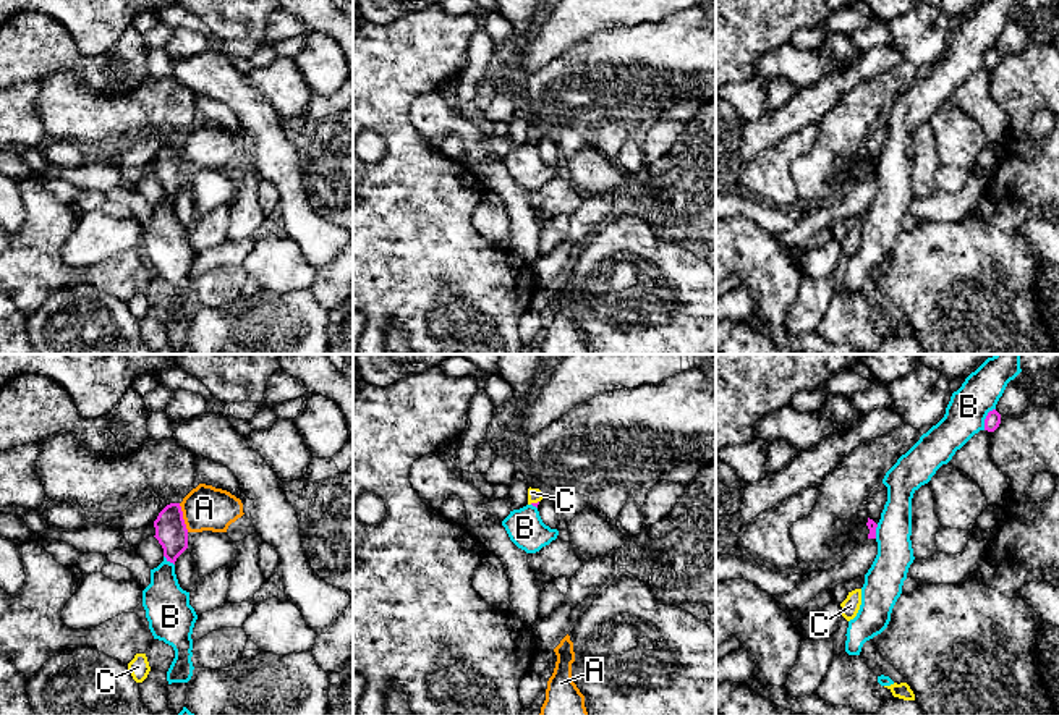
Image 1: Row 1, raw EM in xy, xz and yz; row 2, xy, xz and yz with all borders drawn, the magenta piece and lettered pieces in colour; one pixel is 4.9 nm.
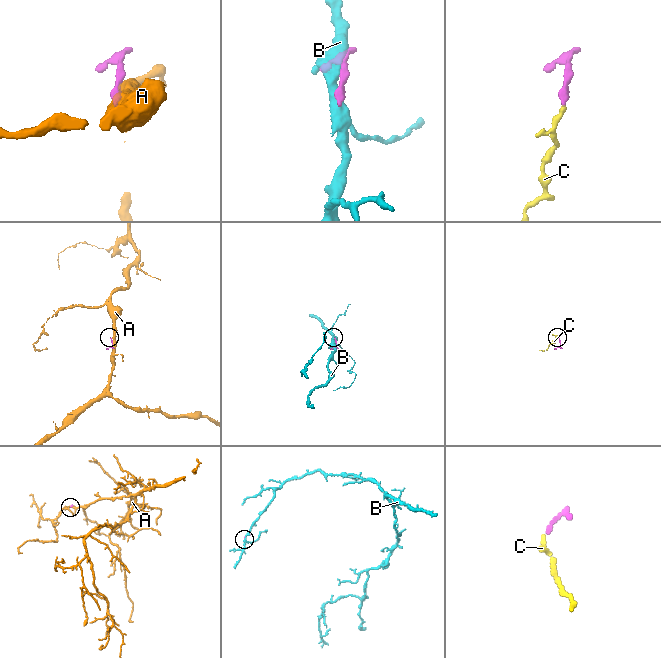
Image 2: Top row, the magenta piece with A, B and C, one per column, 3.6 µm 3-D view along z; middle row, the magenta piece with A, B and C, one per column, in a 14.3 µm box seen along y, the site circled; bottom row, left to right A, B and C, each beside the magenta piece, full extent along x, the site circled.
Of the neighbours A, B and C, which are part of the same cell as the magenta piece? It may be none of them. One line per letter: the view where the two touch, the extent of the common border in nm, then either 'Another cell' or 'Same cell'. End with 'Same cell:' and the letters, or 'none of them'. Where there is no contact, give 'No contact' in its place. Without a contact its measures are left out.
A: Touches magenta in xy. Shared border 150 nm. Another cell
B: Touches magenta in yz. Shared border 130 nm. Another cell
C: Touches magenta in xz. Shared border 50 nm. Same cell
Same cell: C

